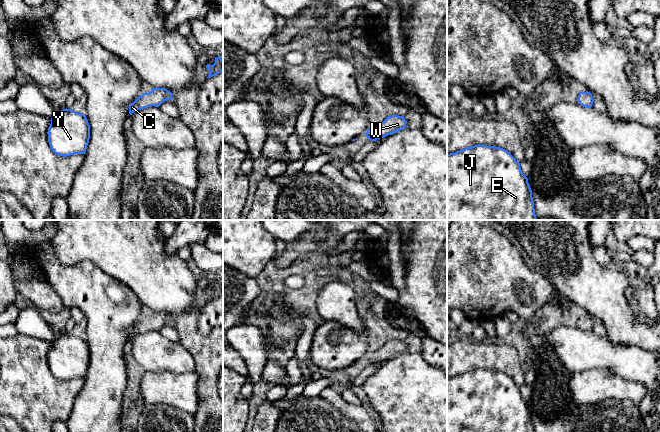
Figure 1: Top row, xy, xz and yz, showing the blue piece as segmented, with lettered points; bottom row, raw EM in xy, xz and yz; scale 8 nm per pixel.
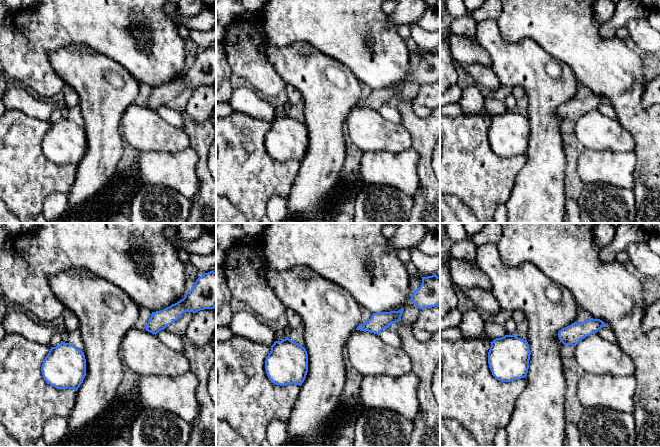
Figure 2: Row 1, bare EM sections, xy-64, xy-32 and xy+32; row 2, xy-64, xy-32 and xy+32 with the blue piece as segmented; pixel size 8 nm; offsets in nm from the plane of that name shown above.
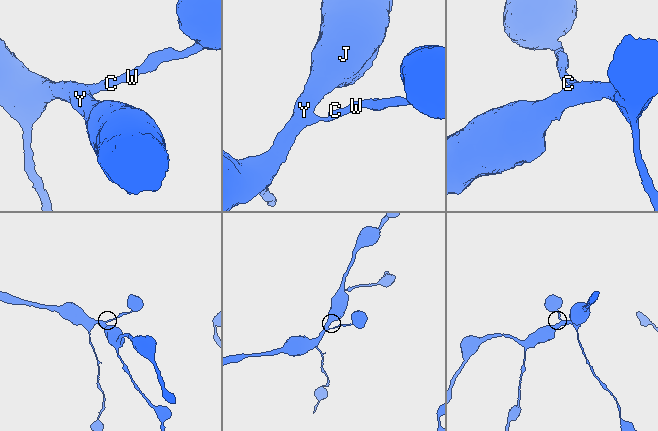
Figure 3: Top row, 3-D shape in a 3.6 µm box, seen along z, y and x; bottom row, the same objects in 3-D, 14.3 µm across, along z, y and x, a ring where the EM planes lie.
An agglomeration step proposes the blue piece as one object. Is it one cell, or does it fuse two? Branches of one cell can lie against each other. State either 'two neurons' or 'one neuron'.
one neuron

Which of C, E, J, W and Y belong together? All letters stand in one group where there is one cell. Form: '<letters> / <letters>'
C E J W Y

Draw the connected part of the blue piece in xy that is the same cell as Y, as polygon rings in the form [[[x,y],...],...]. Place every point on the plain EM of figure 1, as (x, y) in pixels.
[[[66,332],[51,342],[47,358],[55,378],[63,381],[85,378],[90,363],[90,349],[85,338]]]

